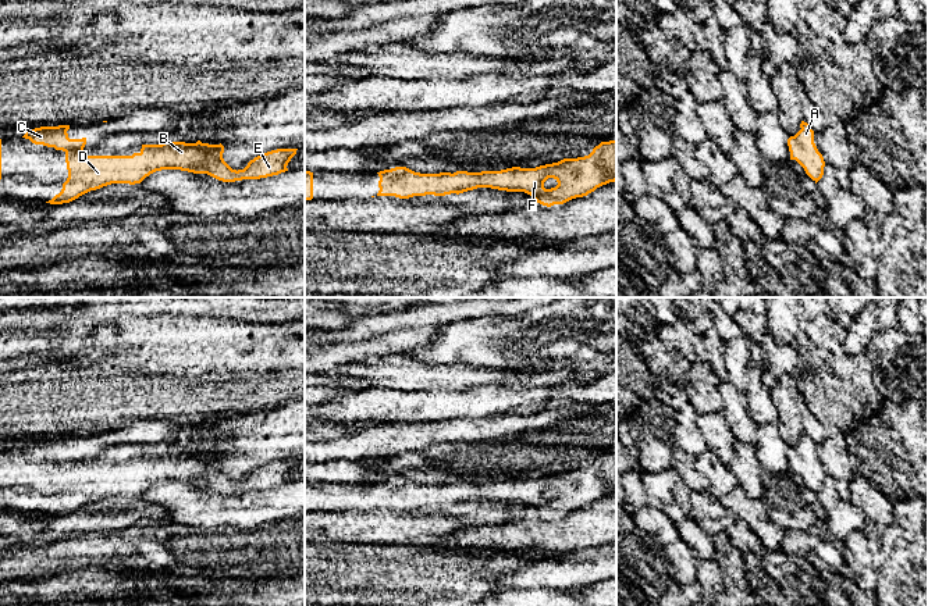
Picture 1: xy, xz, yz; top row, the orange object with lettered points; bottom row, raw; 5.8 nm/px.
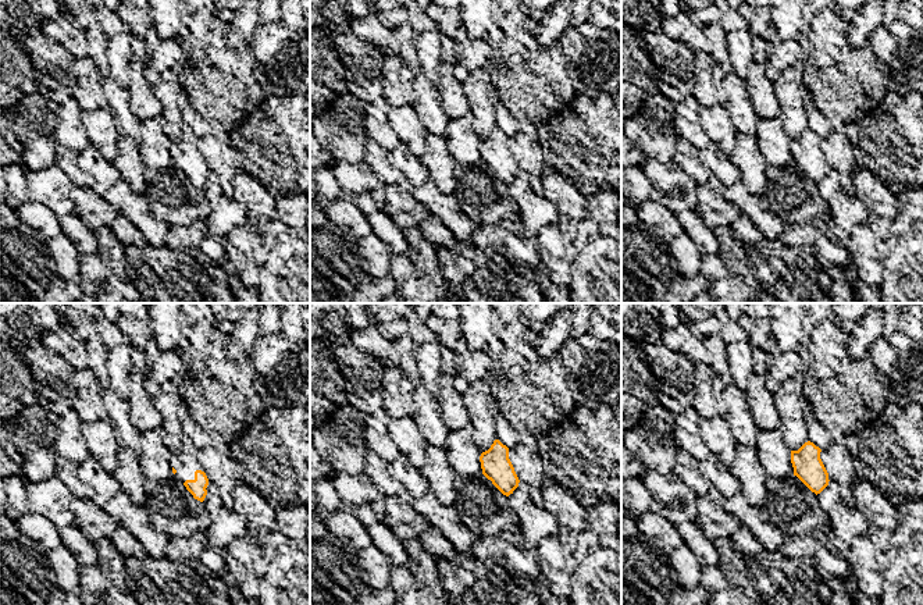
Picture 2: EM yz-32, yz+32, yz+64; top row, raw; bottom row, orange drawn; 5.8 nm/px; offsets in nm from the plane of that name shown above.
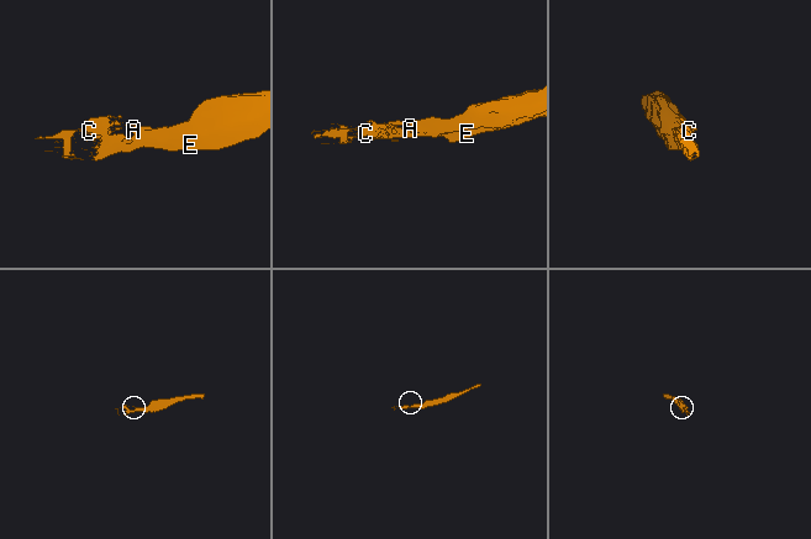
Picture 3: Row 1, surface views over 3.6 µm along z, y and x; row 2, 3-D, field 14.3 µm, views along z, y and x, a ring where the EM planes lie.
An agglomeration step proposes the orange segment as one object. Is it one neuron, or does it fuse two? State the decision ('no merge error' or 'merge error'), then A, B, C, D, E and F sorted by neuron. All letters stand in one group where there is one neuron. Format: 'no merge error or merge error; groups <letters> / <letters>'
no merge error; groups A B C D E F

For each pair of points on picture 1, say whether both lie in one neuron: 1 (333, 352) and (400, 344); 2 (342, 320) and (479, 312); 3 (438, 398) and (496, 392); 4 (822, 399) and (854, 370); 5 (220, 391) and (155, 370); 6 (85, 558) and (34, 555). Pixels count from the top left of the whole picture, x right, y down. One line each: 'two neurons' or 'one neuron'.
1: one neuron
2: two neurons
3: one neuron
4: one neuron
5: one neuron
6: one neuron

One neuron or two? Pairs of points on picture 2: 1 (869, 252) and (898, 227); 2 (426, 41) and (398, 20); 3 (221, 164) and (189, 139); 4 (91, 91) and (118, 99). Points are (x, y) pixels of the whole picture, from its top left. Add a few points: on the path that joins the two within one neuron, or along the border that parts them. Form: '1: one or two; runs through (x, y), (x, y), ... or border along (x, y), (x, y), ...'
1: one; runs through (877, 252), (893, 235)
2: two; border along (414, 35), (419, 64), (421, 67)
3: one; runs through (213, 156), (205, 148), (198, 148)
4: two; border along (100, 85), (107, 107)

